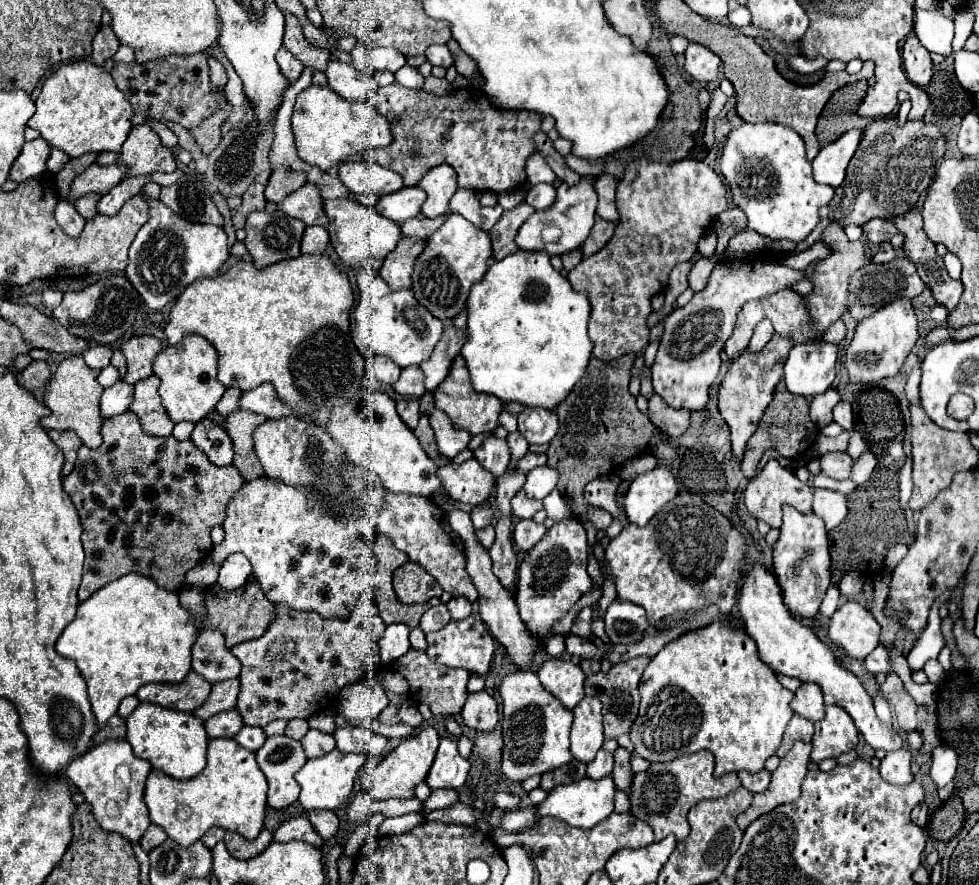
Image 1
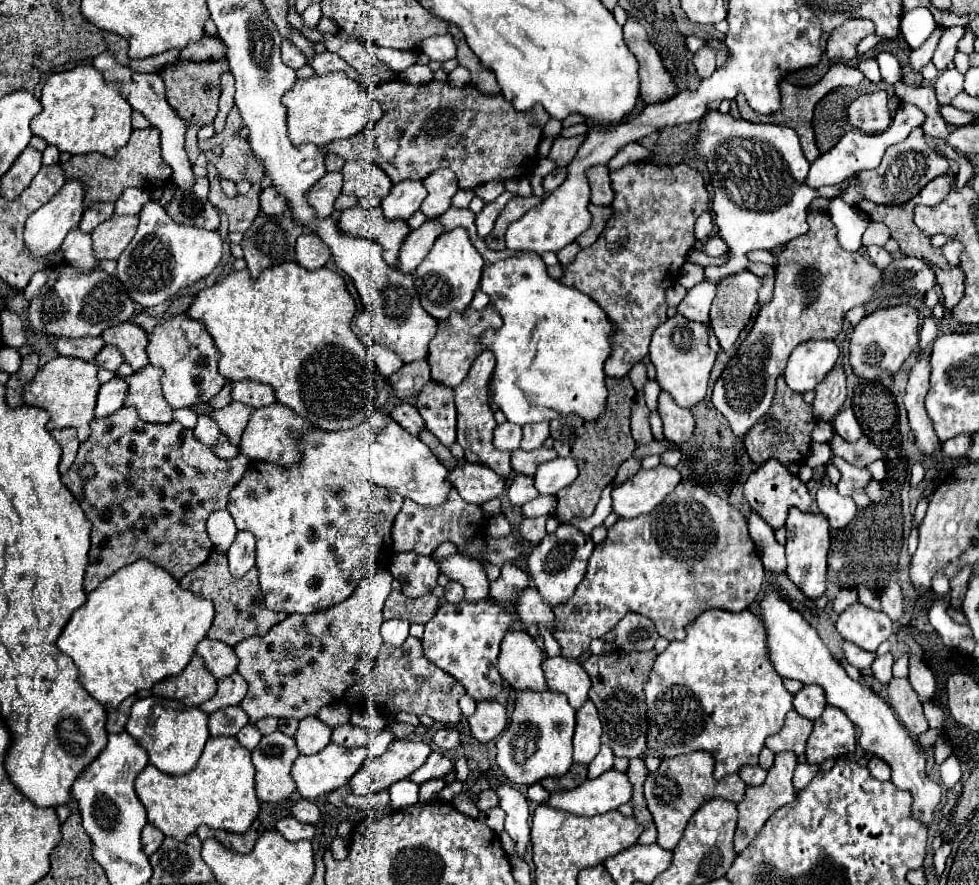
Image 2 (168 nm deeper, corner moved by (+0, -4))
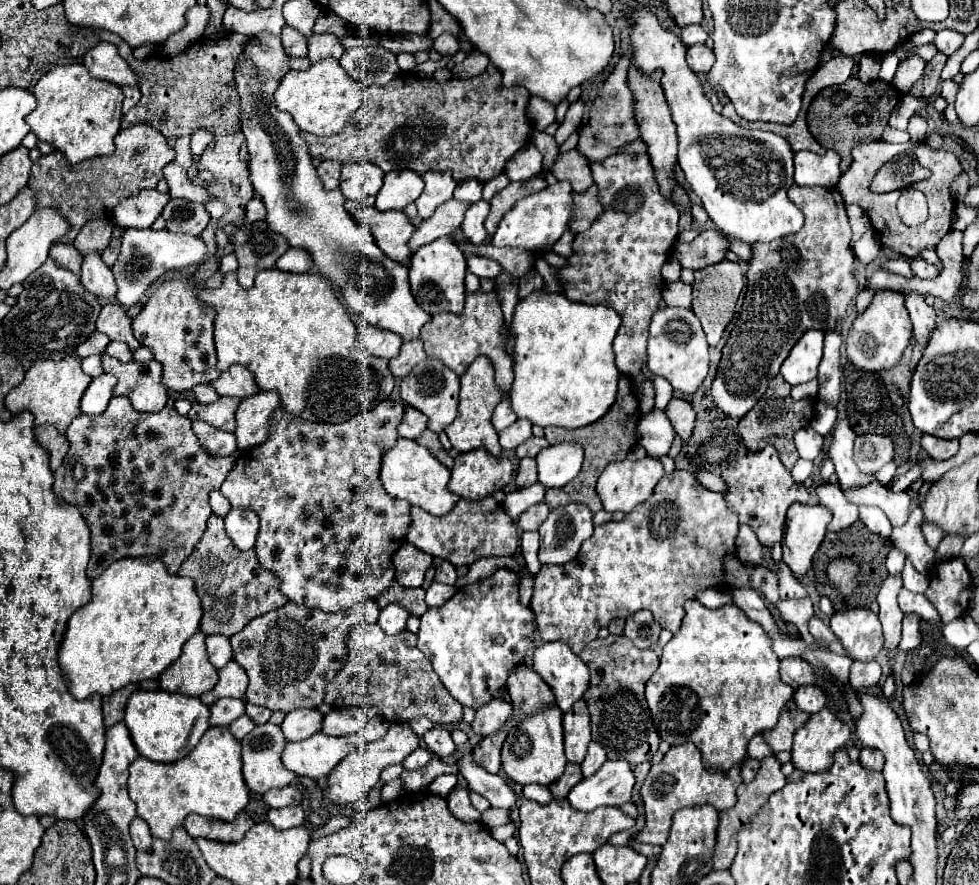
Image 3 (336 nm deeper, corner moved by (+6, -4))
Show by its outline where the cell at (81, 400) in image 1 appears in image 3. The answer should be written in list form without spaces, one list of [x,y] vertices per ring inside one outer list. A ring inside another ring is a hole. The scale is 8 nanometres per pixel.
[[[65,357],[61,361],[37,361],[27,373],[21,385],[9,391],[5,397],[7,409],[17,415],[21,411],[29,411],[35,415],[35,425],[51,423],[57,427],[59,433],[65,433],[69,429],[69,423],[81,415],[79,403],[89,387],[91,377],[81,371],[81,359],[79,357]]]

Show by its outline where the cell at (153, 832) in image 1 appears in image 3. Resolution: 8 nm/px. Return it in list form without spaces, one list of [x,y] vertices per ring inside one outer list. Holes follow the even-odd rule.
[[[135,817],[133,823],[131,823],[131,839],[133,839],[133,845],[139,851],[149,851],[151,849],[153,835],[149,831],[149,825],[141,817]]]

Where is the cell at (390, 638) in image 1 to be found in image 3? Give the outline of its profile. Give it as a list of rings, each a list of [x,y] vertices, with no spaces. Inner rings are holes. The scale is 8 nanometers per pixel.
[[[387,605],[385,609],[381,609],[377,623],[387,635],[395,635],[405,629],[407,617],[409,617],[409,613],[401,605]]]

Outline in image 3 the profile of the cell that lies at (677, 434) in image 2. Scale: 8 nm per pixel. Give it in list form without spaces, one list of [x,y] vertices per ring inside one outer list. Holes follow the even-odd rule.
[[[673,397],[669,401],[669,405],[665,407],[665,415],[669,417],[675,433],[687,441],[693,433],[693,425],[695,425],[695,411],[693,407],[685,401],[685,399],[679,399],[679,397]]]

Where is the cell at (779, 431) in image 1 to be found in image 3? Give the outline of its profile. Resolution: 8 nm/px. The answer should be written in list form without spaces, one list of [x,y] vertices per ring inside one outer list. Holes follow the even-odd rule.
[[[777,375],[769,383],[769,389],[765,391],[765,397],[761,397],[761,401],[757,401],[757,405],[739,421],[739,435],[741,435],[747,451],[751,451],[751,453],[761,451],[765,445],[773,445],[779,453],[781,463],[787,469],[791,469],[795,465],[795,461],[799,459],[795,443],[793,443],[793,435],[801,427],[807,427],[811,423],[811,419],[813,419],[811,399],[801,399],[801,401],[791,399],[791,385],[785,383],[781,375]]]

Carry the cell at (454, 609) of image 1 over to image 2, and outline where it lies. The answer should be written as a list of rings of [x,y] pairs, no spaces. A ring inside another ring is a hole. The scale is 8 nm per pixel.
[[[449,581],[449,583],[445,585],[445,597],[447,597],[449,603],[459,603],[459,601],[463,601],[463,587],[461,587],[459,583],[455,583],[455,581]]]

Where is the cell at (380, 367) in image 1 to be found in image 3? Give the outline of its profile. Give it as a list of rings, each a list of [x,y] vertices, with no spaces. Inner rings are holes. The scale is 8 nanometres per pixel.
[[[365,321],[357,323],[357,333],[361,337],[363,347],[367,349],[369,355],[373,357],[381,357],[381,359],[395,359],[401,351],[401,337],[397,337],[395,333],[385,333],[381,329],[373,329],[371,325],[365,325]]]

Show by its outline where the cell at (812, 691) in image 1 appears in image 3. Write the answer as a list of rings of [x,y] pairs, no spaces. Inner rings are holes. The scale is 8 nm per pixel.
[[[801,685],[795,689],[793,701],[805,713],[817,713],[821,707],[825,707],[825,693],[817,685]]]

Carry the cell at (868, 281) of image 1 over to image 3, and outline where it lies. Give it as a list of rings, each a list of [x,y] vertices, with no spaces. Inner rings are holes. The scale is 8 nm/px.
[[[911,259],[911,271],[915,277],[921,277],[921,279],[933,279],[937,277],[937,267],[927,263],[925,259]]]

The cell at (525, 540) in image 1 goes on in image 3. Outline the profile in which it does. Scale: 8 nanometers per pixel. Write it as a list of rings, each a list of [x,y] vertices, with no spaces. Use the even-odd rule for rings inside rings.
[[[537,503],[537,505],[533,505],[531,509],[527,509],[527,511],[519,517],[517,525],[519,525],[521,531],[537,531],[537,529],[541,527],[541,523],[547,519],[547,515],[549,515],[547,505],[545,505],[545,503]]]

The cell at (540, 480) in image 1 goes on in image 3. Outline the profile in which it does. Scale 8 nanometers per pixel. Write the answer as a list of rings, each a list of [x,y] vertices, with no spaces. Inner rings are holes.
[[[561,443],[543,449],[537,457],[539,483],[543,487],[563,487],[567,485],[581,469],[583,453],[579,445]]]

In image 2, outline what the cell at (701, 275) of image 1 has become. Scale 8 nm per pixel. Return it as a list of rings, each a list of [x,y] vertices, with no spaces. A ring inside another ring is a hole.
[[[685,263],[683,269],[681,269],[681,275],[679,275],[679,283],[685,289],[691,289],[691,287],[695,287],[701,281],[703,281],[703,267],[693,265],[693,263]]]

